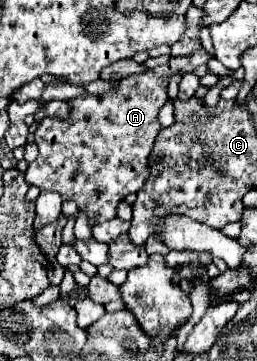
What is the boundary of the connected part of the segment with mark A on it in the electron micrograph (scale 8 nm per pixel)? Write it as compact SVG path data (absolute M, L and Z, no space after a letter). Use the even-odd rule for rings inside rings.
M199 49L189 57L175 57L167 65L121 79L113 91L69 101L73 113L67 121L51 117L41 119L35 129L39 157L29 163L25 181L39 189L55 191L65 201L75 201L79 211L87 215L89 225L113 219L117 205L129 193L139 191L149 177L147 159L161 129L157 113L169 99L169 77L173 73L191 73L207 61L209 55L205 49Z

